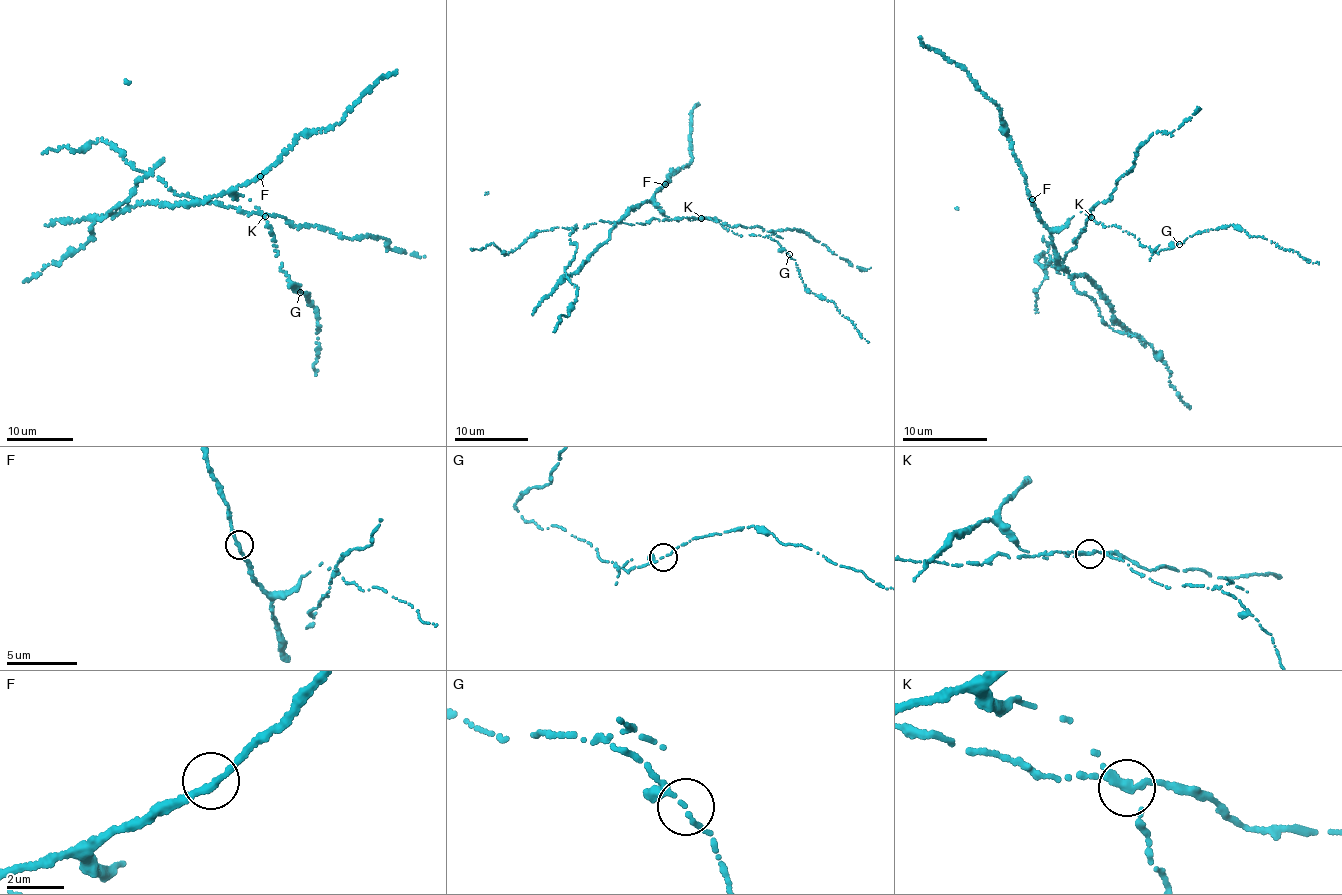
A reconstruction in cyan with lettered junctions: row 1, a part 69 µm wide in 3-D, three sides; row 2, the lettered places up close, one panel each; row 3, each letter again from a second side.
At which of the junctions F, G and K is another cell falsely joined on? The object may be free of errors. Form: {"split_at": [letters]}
{"split_at": ["K"]}

